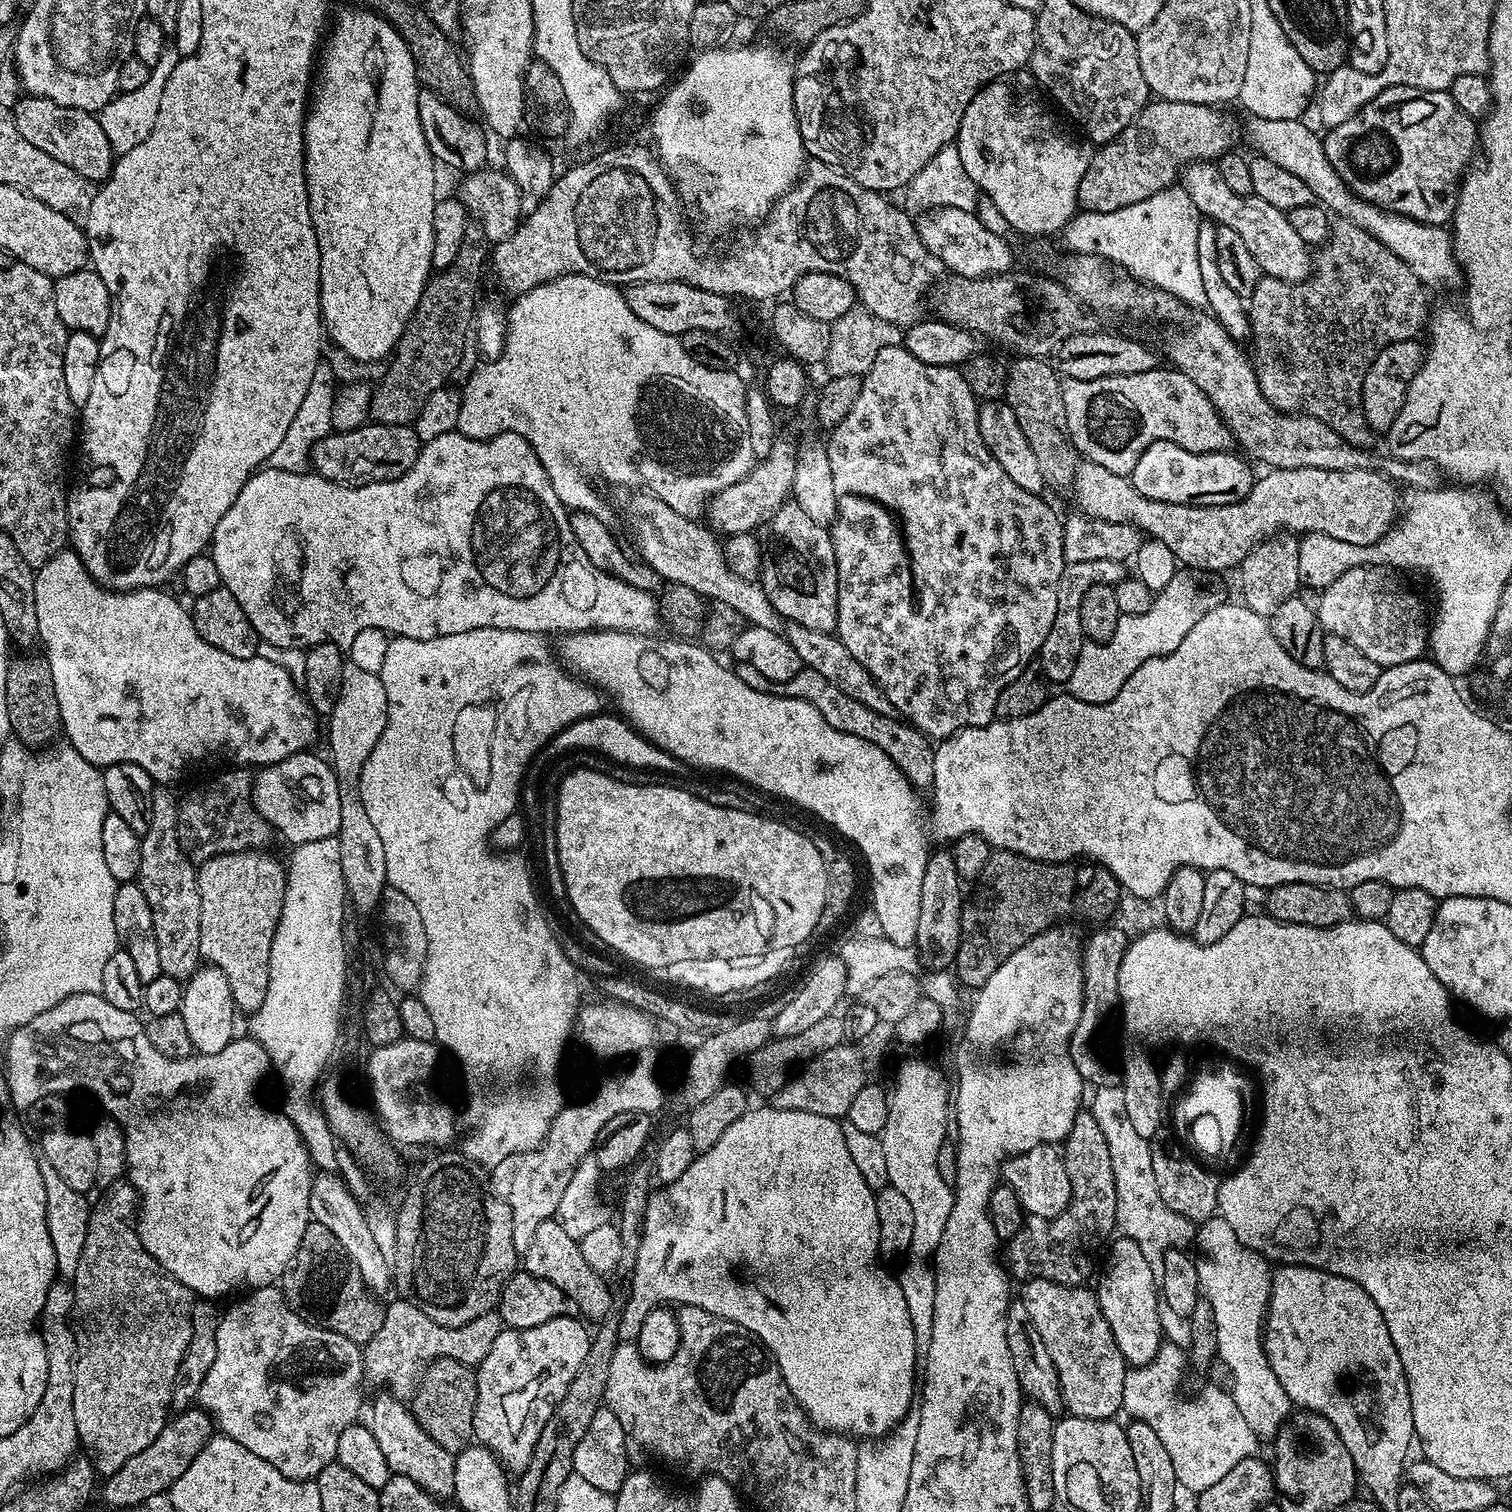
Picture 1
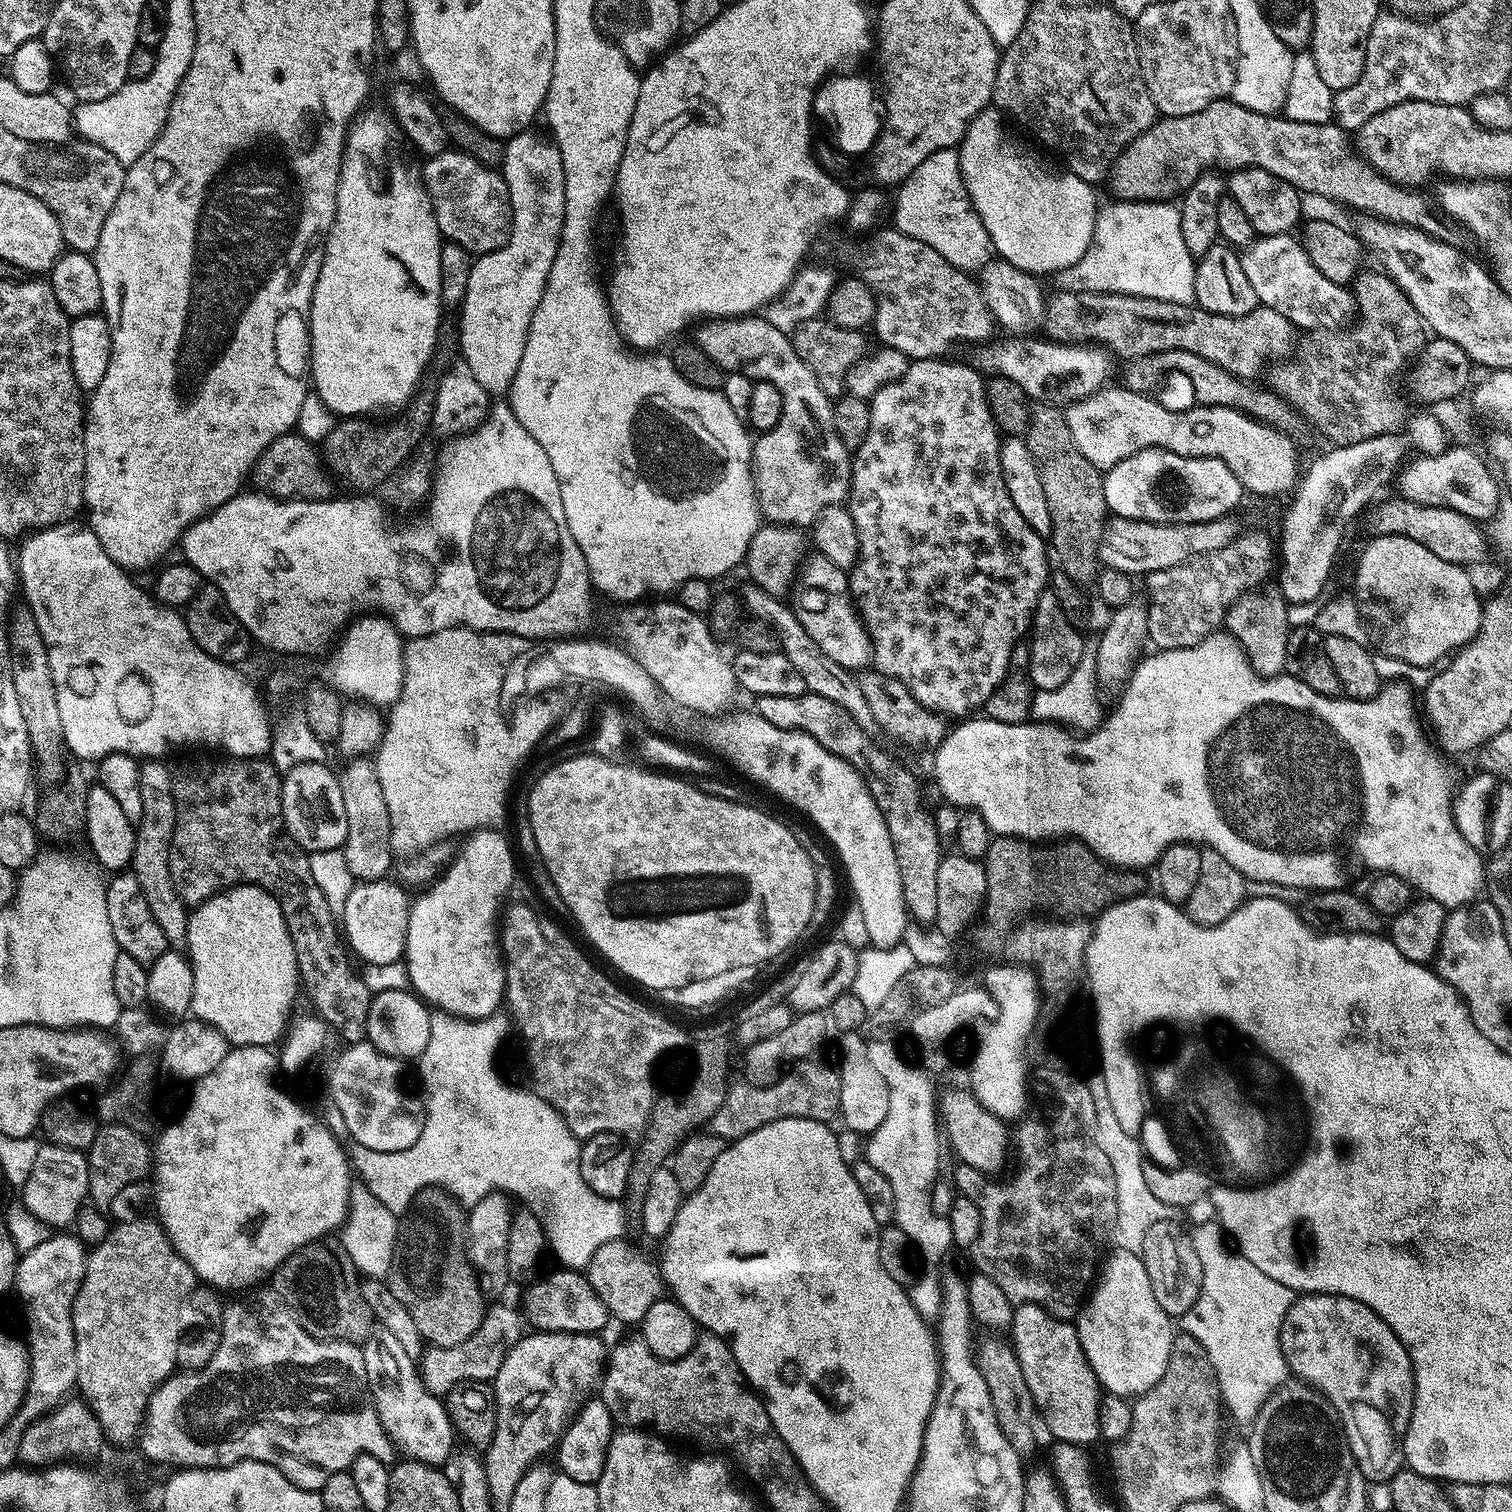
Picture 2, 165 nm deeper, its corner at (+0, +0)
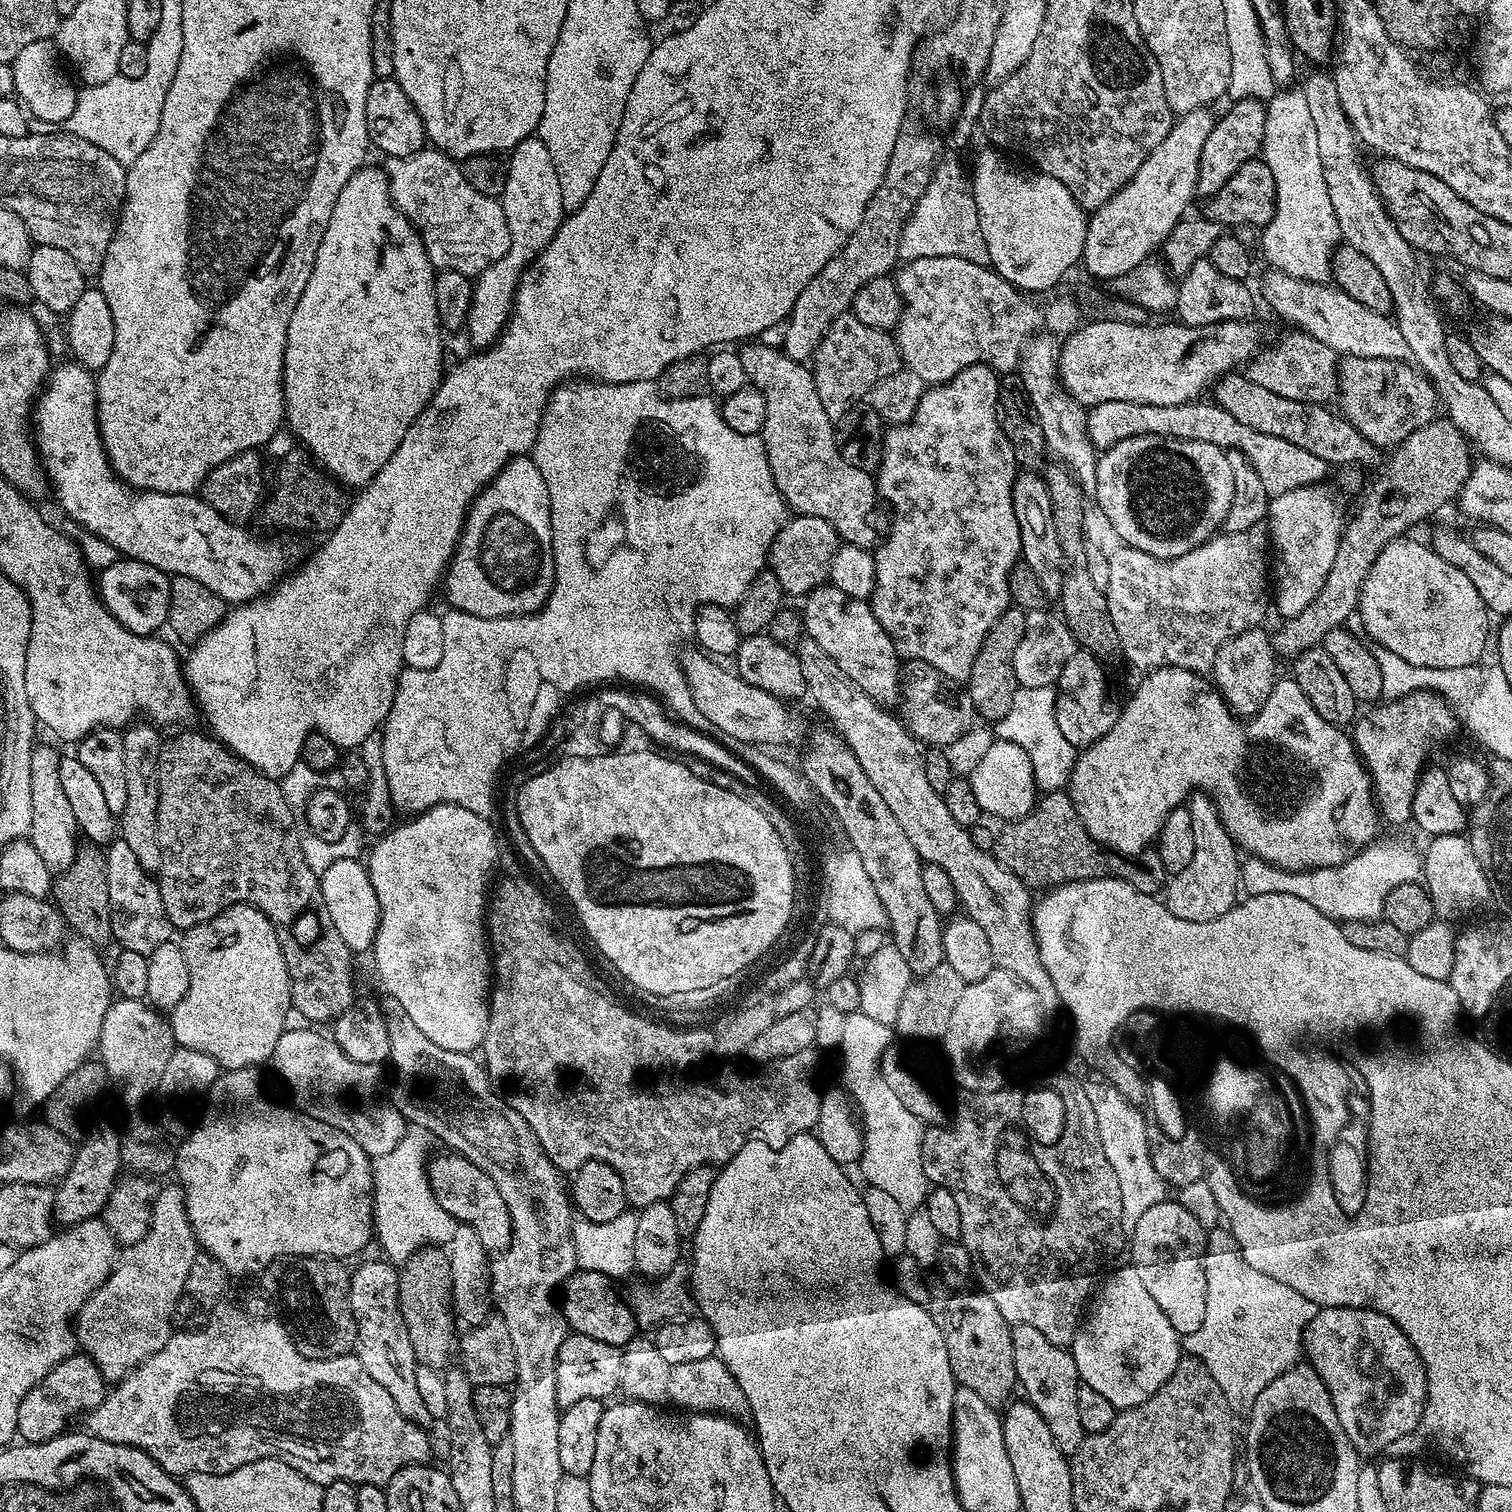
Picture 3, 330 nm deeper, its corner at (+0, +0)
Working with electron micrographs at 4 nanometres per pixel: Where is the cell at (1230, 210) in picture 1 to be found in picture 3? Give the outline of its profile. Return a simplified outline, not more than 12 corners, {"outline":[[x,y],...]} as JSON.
{"outline":[[1268,270],[1264,300],[1337,357],[1407,361],[1391,315]]}

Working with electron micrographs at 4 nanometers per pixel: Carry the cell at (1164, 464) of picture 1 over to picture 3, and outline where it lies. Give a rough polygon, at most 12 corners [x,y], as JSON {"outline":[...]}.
{"outline":[[1126,438],[1094,496],[1129,548],[1173,560],[1224,527],[1210,442]]}

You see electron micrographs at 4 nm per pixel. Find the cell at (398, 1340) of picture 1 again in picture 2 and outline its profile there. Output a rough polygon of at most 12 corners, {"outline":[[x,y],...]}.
{"outline":[[504,1304],[458,1346],[423,1349],[420,1379],[444,1398],[468,1380],[495,1381],[523,1335]]}

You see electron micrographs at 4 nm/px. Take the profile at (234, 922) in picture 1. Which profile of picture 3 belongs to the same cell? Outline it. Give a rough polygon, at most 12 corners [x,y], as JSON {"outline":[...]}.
{"outline":[[236,904],[179,941],[181,1049],[271,1061],[292,1007],[276,927]]}

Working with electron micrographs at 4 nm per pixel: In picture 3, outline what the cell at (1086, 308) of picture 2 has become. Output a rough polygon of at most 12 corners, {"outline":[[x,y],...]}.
{"outline":[[1288,330],[1247,365],[1250,382],[1303,404],[1340,387],[1326,342]]}

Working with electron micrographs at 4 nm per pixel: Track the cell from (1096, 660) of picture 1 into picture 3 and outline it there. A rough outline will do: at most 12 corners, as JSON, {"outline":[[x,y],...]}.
{"outline":[[1017,687],[999,739],[1026,750],[1037,789],[1071,781],[1078,750],[1055,687]]}

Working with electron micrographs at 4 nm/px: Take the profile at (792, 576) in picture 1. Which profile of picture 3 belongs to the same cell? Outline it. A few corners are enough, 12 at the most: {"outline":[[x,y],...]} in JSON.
{"outline":[[829,582],[802,619],[877,704],[902,695],[902,658],[871,603]]}

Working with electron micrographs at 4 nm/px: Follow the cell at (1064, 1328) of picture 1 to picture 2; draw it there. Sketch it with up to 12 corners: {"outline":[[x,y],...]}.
{"outline":[[1012,1310],[1010,1339],[1043,1427],[1101,1435],[1102,1389],[1075,1323]]}

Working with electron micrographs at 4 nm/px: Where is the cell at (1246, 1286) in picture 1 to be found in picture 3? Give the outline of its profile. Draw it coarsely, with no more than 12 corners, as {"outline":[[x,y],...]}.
{"outline":[[1207,1233],[1206,1319],[1182,1348],[1247,1409],[1296,1363],[1268,1332],[1264,1280]]}

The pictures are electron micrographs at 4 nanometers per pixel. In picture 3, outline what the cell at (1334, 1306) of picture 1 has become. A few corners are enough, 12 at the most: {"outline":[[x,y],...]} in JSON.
{"outline":[[1320,1308],[1303,1355],[1361,1457],[1419,1429],[1426,1370],[1369,1308]]}

